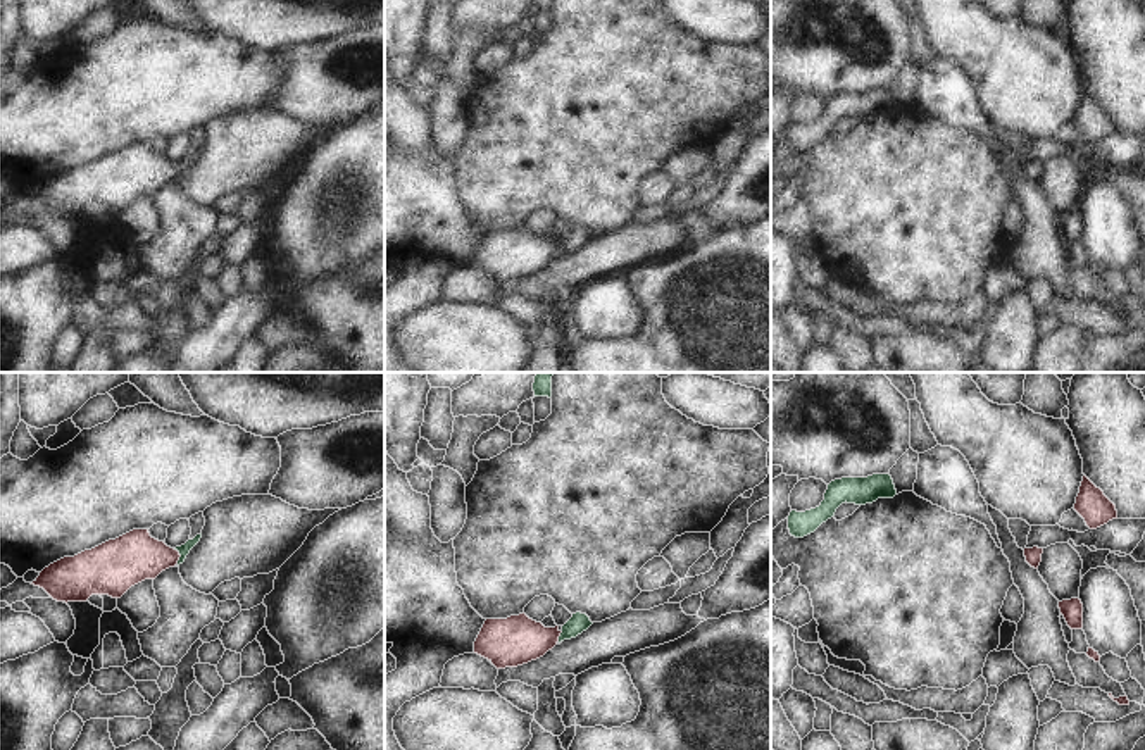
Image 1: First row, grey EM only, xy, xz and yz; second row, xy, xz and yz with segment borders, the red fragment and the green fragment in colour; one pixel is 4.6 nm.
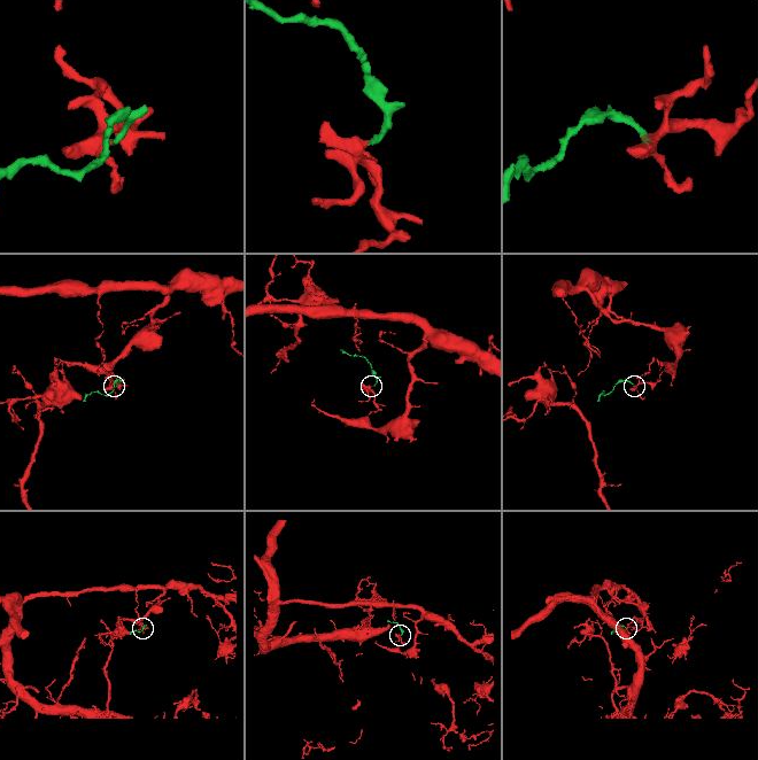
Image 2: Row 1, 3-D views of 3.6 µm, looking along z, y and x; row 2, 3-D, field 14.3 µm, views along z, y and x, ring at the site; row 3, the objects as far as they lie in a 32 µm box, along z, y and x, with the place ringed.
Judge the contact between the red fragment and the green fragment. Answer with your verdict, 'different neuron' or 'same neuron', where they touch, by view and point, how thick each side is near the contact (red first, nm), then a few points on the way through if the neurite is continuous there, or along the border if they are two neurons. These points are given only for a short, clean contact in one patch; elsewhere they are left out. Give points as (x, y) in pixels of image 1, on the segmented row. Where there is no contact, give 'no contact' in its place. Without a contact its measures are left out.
same neuron; meets red in xy at (180, 556); 240 nm thick on the red side, 50 nm on the other; runs through xy (133, 557), (180, 556), (185, 549)

